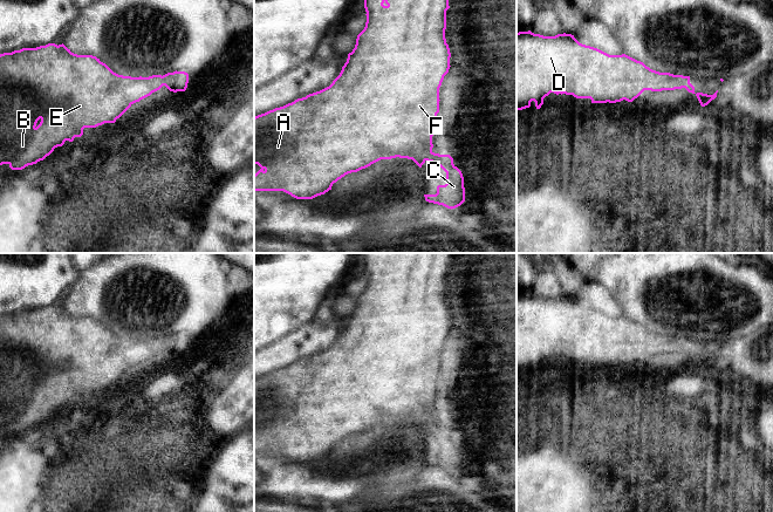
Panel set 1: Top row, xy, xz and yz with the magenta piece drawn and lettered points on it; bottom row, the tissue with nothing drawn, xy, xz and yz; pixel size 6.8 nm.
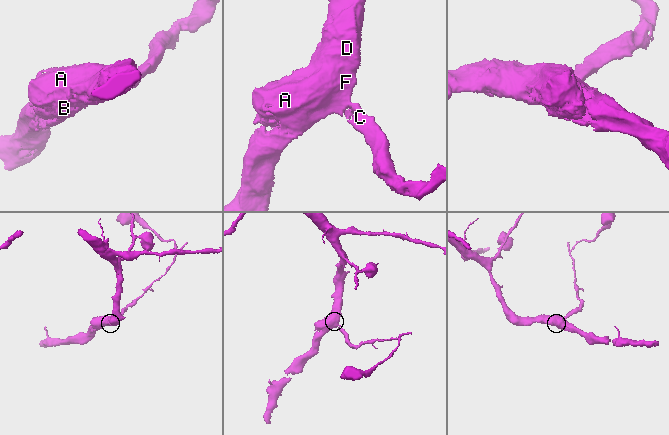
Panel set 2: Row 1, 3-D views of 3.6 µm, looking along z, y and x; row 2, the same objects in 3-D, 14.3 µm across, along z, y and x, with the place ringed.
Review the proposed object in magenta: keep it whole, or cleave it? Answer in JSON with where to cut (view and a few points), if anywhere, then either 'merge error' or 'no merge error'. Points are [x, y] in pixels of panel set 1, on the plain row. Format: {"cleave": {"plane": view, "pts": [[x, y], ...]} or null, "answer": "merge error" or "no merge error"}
{"cleave": null, "answer": "no merge error"}

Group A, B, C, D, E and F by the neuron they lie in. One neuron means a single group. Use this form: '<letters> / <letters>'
A B C D E F

